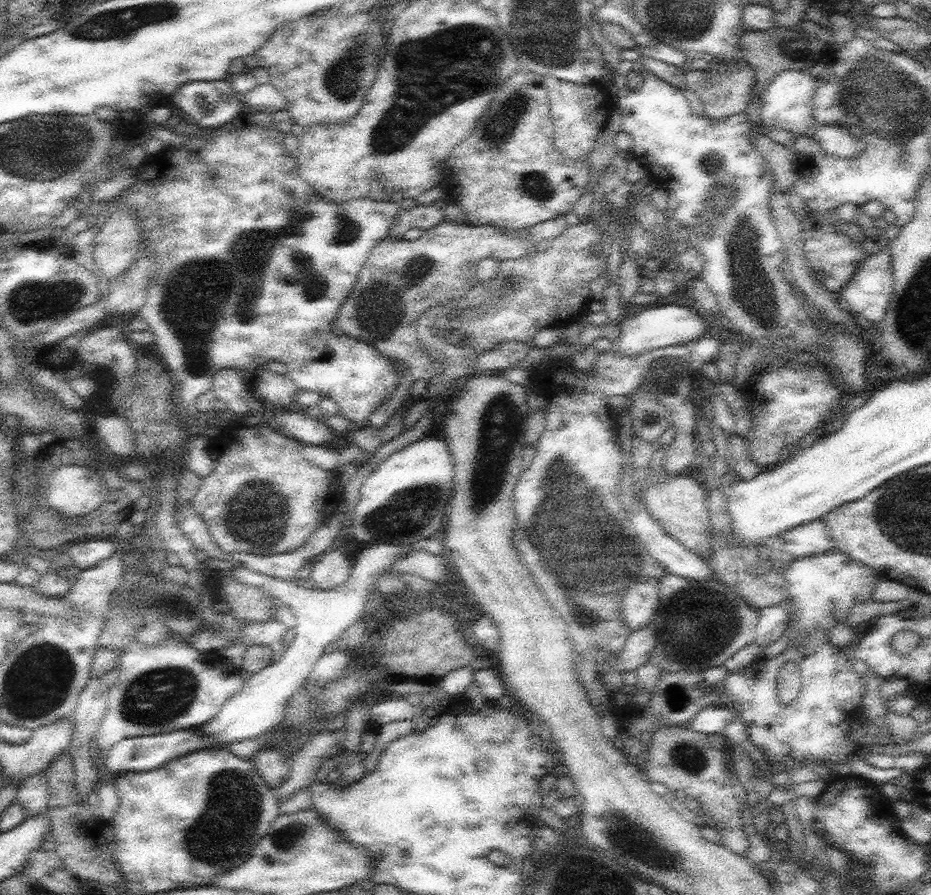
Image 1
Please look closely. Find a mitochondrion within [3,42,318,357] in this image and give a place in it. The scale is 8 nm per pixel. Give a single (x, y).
(32, 302)

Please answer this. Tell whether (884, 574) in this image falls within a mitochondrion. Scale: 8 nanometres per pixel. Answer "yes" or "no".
no

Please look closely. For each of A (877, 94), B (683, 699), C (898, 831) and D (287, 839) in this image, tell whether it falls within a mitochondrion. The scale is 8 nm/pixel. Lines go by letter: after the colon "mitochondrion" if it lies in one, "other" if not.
A: mitochondrion
B: mitochondrion
C: other
D: mitochondrion

